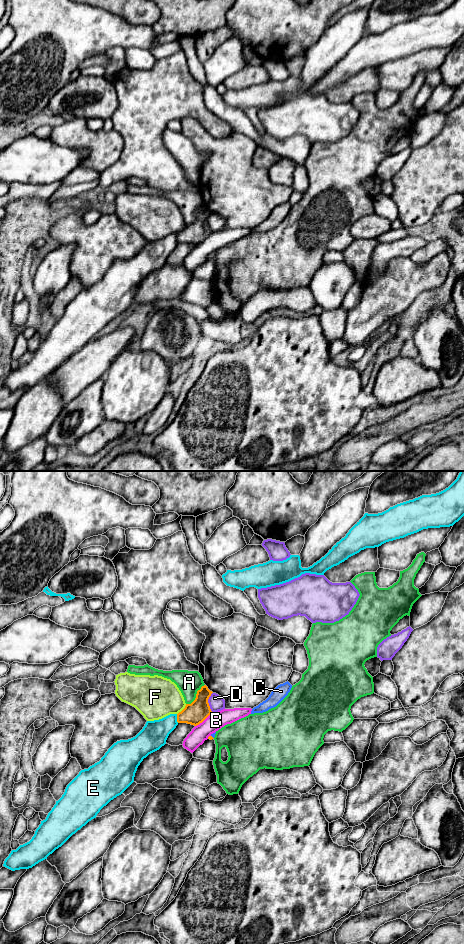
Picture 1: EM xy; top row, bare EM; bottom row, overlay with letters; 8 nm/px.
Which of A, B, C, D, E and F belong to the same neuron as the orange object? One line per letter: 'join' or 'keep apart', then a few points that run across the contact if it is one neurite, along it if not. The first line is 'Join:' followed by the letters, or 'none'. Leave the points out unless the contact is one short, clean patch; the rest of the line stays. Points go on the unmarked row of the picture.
Join: C
A: keep apart
B: keep apart
C: join; line xy (210, 257), (212, 257), (213, 255)
D: keep apart
E: keep apart
F: keep apart

